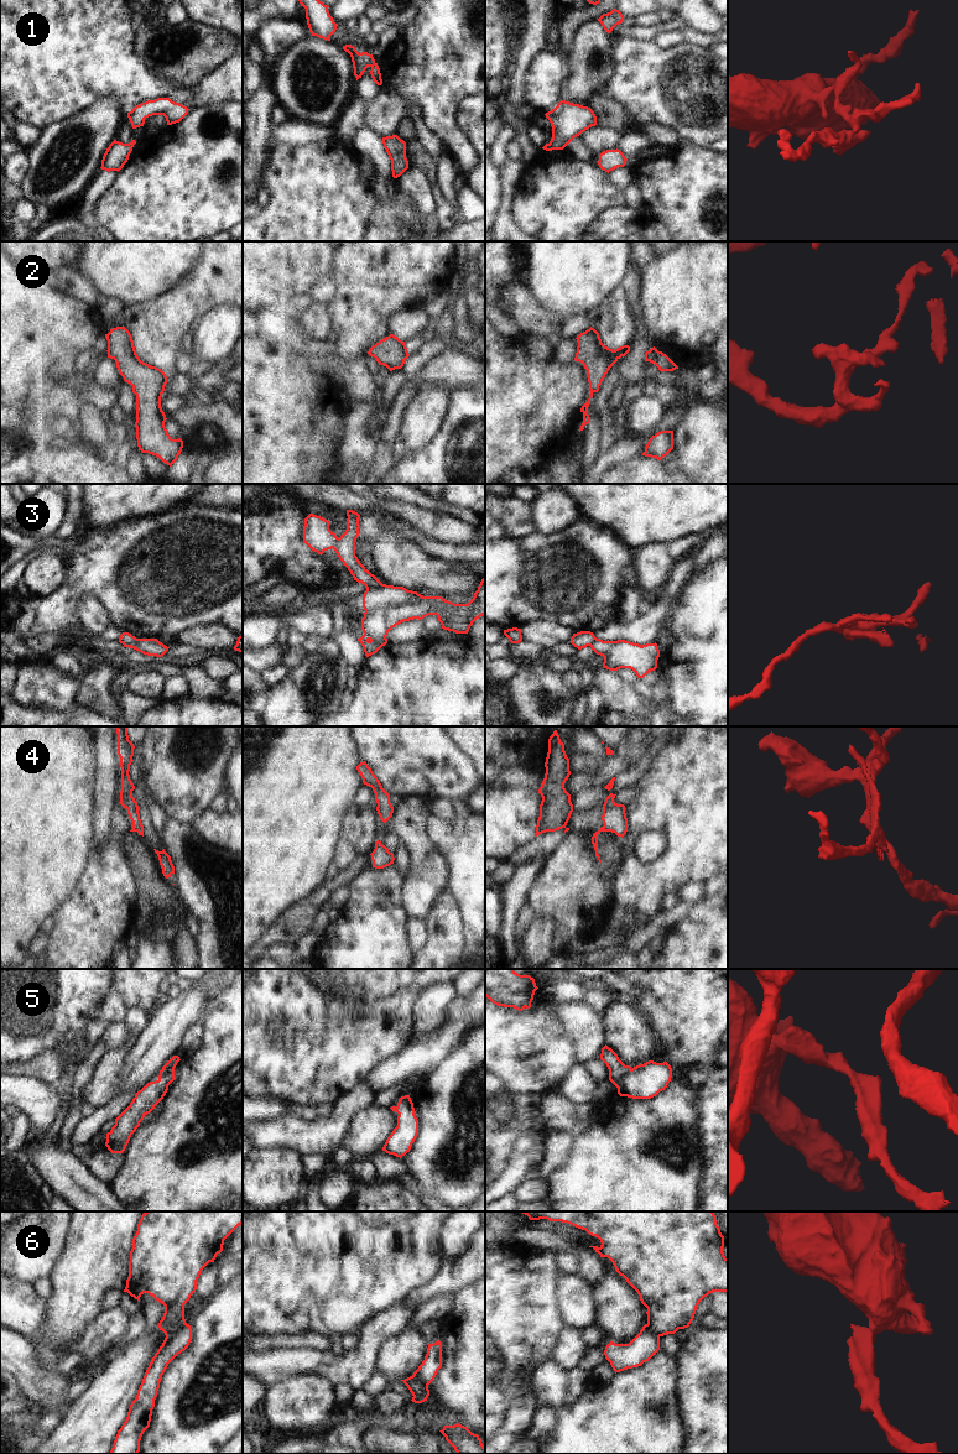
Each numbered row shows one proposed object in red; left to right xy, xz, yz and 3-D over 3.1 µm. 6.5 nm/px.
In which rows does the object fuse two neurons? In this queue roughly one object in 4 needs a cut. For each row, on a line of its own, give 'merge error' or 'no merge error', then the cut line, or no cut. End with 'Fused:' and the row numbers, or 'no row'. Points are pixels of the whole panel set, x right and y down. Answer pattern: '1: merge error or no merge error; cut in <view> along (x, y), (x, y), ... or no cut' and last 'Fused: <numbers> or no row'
1: merge error; cut in xz along (375, 63), (371, 67)
2: no merge error; no cut
3: merge error; cut in xz along (383, 584), (366, 589)
4: merge error; cut in yz along (603, 827), (607, 830)
5: no merge error; no cut
6: merge error; cut in xy along (186, 1323), (166, 1337)
Fused: 1, 3, 4, 6

